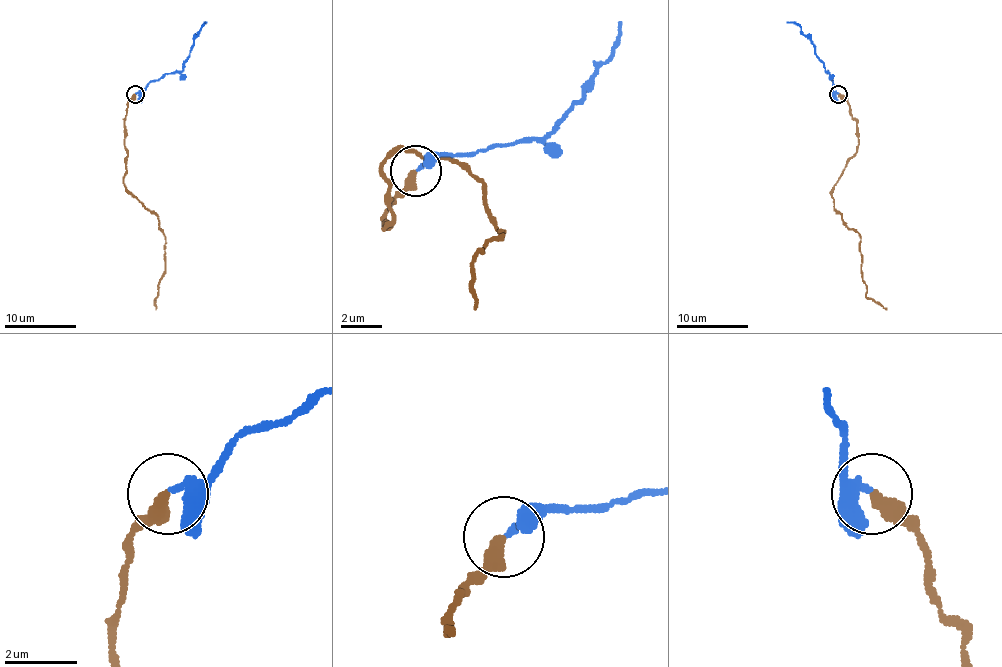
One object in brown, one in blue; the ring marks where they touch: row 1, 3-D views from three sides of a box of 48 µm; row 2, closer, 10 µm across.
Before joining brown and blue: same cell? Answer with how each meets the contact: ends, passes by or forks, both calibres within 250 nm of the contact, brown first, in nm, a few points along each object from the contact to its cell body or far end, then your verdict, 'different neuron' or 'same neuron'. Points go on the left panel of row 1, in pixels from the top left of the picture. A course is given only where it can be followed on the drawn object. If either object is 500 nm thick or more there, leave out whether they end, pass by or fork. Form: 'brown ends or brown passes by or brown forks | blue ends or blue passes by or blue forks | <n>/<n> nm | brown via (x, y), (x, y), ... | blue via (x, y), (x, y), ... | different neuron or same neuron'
brown ends | blue ends | 400/240 nm | brown via (136, 93), (127, 104), (127, 174), (123, 184), (159, 220), (166, 240), (164, 275), (155, 298), (155, 309) | blue via (136, 93), (152, 81), (178, 72), (207, 22) | same neuron

